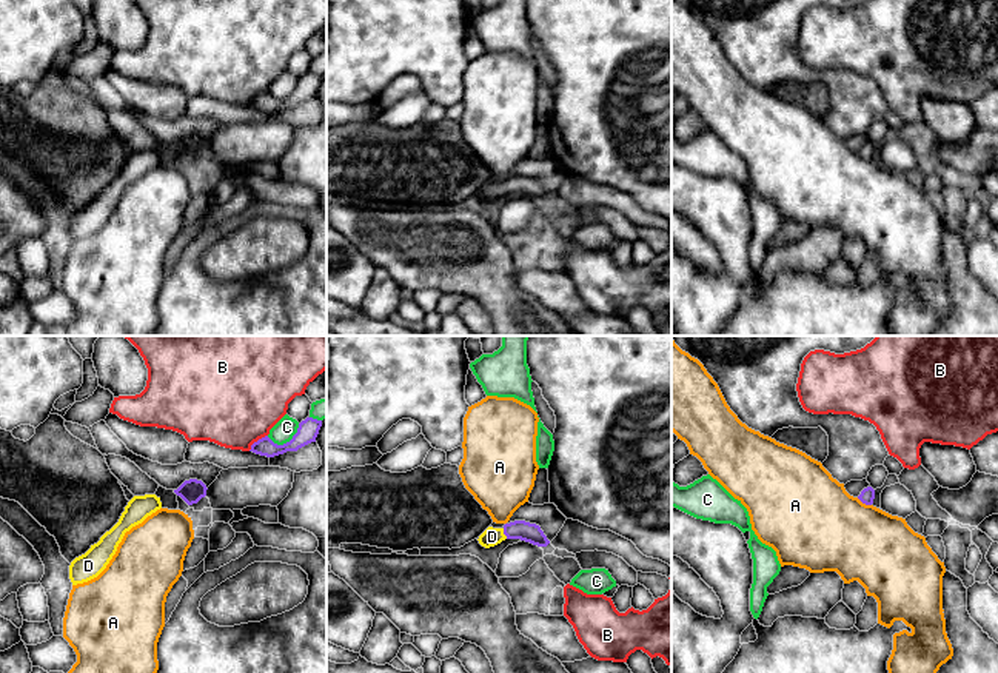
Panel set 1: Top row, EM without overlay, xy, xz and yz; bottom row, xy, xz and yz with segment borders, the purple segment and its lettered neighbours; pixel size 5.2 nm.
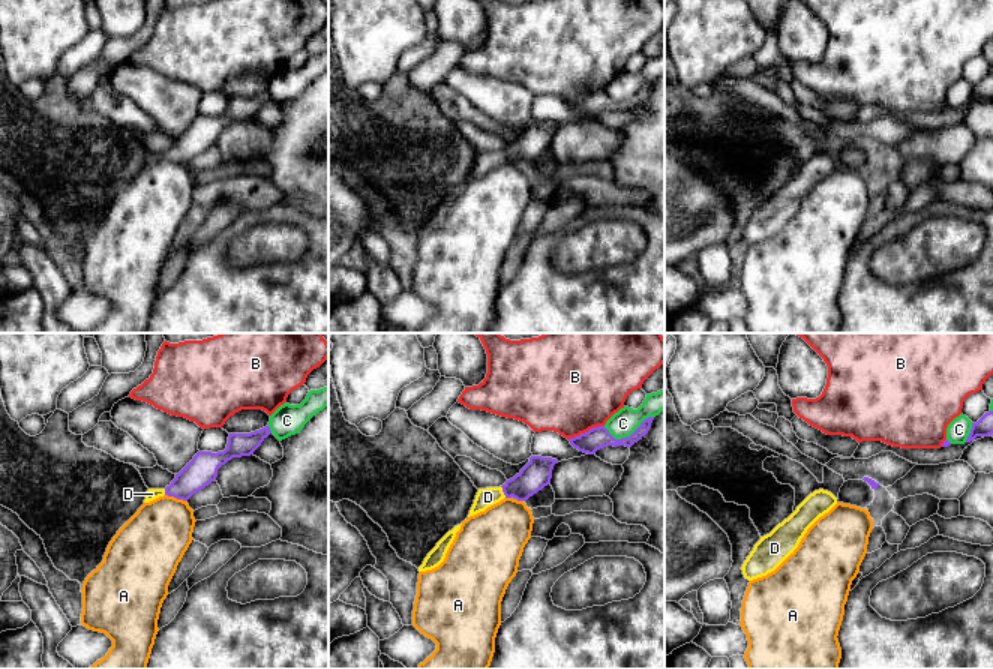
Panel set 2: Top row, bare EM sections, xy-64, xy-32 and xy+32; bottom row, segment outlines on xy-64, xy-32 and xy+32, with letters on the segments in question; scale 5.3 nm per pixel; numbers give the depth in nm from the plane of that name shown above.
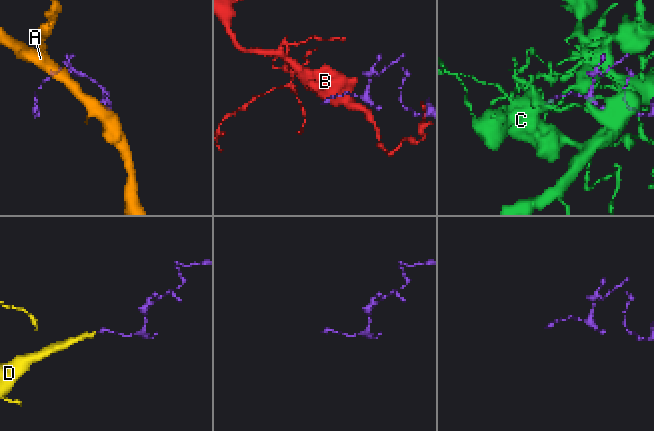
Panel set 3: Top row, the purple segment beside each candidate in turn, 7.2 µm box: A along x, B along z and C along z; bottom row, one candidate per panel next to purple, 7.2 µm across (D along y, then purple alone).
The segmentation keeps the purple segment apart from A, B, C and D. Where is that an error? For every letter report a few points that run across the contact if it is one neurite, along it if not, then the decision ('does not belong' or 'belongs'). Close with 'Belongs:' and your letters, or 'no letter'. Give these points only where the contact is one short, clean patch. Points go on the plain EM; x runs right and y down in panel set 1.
A: line yz (857, 153), (870, 160); does not belong
B: line xy (267, 90), (259, 93), (248, 105); does not belong
C: does not belong
D: line xz (522, 185), (504, 188), (492, 191); belongs
Belongs: D

